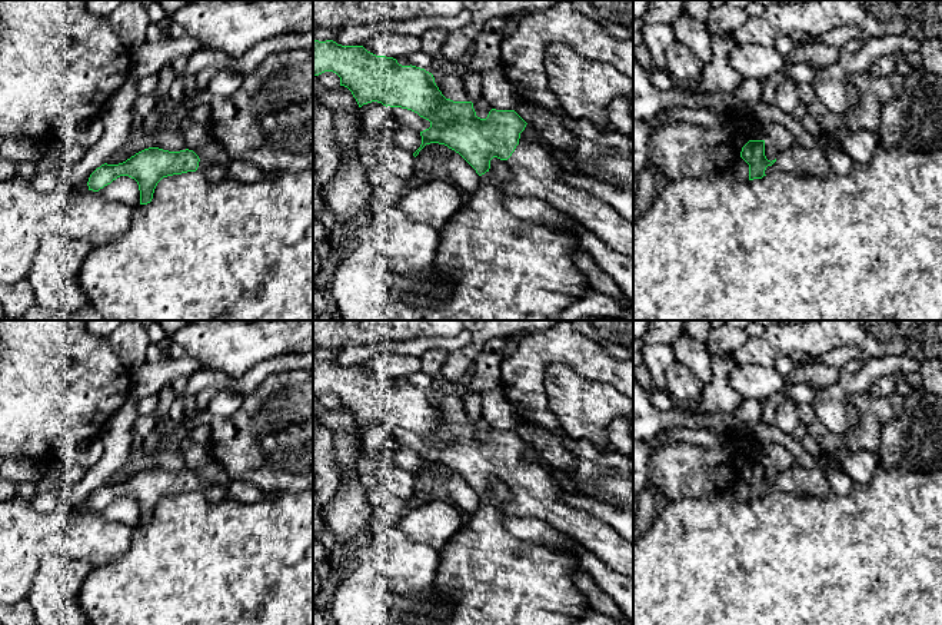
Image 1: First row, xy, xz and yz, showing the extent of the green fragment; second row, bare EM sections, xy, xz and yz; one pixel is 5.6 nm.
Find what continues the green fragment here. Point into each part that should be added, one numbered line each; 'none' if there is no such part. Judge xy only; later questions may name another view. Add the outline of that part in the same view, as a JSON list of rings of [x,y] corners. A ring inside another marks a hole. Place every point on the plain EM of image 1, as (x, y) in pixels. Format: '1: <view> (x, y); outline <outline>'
1: xy (215, 492); outline [[[202,481],[199,482],[197,492],[206,498],[210,503],[219,503],[229,499],[226,486],[214,481]]]

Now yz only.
1: yz (798, 479); outline [[[795,463],[789,469],[778,473],[776,482],[766,488],[765,495],[788,493],[825,496],[831,491],[831,485],[823,471],[808,469]]]

